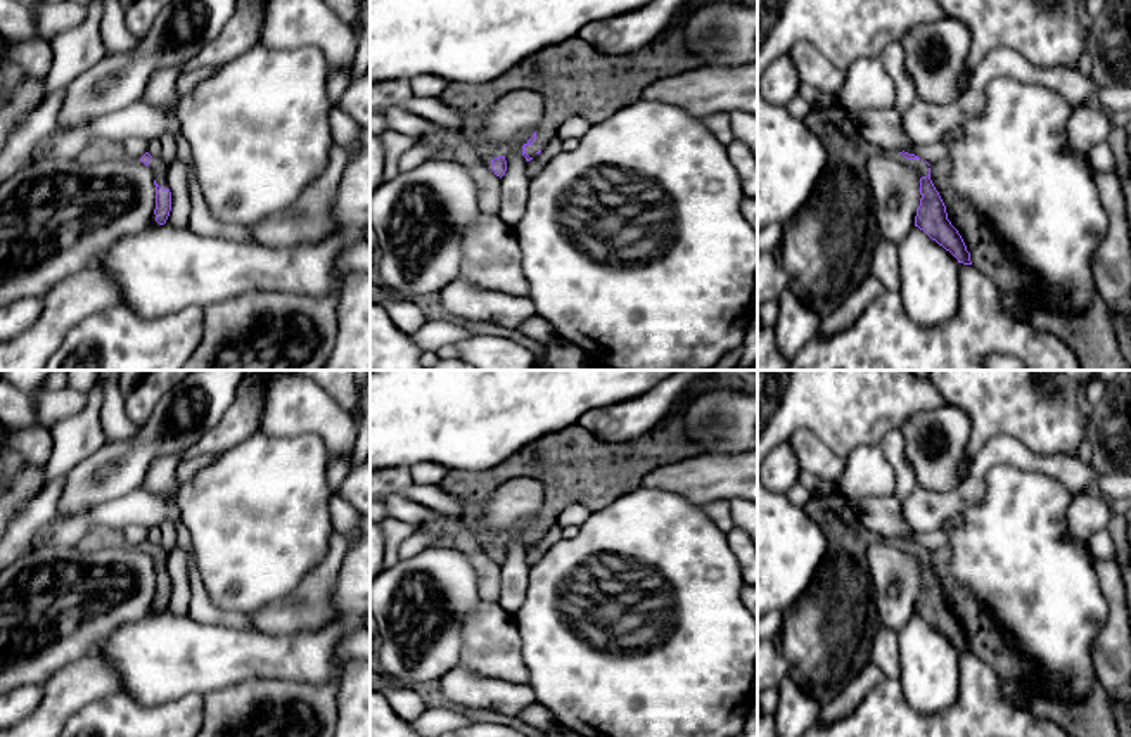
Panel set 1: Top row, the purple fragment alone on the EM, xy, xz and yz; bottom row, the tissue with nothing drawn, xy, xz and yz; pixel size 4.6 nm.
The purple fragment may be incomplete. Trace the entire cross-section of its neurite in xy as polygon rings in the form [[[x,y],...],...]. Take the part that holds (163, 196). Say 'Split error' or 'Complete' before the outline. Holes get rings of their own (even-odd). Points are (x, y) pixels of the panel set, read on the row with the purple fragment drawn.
Split error. [[[145,152],[140,161],[150,168],[156,185],[156,221],[164,225],[171,211],[171,192],[168,185],[168,166],[161,157],[152,157]]]

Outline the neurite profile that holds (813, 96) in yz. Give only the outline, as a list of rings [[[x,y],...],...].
[[[801,83],[799,87],[799,93],[804,100],[808,100],[813,107],[825,107],[828,104],[832,104],[832,95],[830,93],[823,93],[818,88]]]

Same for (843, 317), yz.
[[[870,273],[840,306],[821,318],[818,334],[828,336],[849,329],[884,291],[880,280]]]

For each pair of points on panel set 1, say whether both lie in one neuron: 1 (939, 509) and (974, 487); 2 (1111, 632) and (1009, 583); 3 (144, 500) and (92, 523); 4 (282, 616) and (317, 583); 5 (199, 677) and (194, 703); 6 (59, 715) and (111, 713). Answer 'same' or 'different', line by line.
1: same
2: different
3: same
4: same
5: different
6: different

